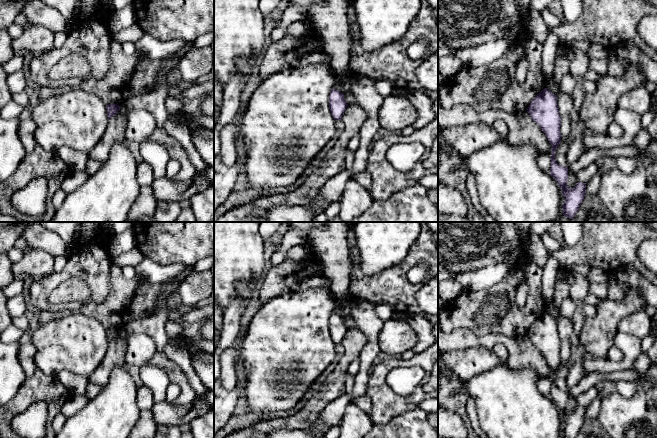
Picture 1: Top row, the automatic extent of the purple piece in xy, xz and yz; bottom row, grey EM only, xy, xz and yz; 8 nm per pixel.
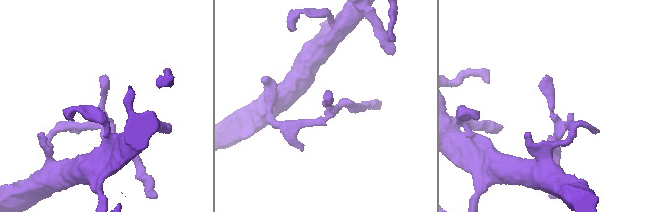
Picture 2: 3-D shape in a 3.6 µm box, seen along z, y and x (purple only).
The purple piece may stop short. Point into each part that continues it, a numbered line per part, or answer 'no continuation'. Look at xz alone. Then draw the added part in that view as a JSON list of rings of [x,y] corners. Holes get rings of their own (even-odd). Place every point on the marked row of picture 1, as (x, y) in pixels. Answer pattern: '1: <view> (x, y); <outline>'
no continuation

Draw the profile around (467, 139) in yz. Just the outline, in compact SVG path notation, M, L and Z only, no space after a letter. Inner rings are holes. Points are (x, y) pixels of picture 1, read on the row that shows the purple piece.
M482 122L444 128L441 136L464 157L496 142L506 140L506 137L500 135L493 125L489 126Z

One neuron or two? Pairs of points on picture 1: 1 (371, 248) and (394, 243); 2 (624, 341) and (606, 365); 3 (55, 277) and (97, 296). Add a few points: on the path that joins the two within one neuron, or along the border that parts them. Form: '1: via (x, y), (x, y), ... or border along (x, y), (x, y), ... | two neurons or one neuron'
1: via (377, 248), (383, 243), (388, 243) | one neuron
2: via (626, 350), (626, 359), (620, 365), (615, 365) | one neuron
3: via (68, 272), (81, 272), (93, 283) | one neuron

